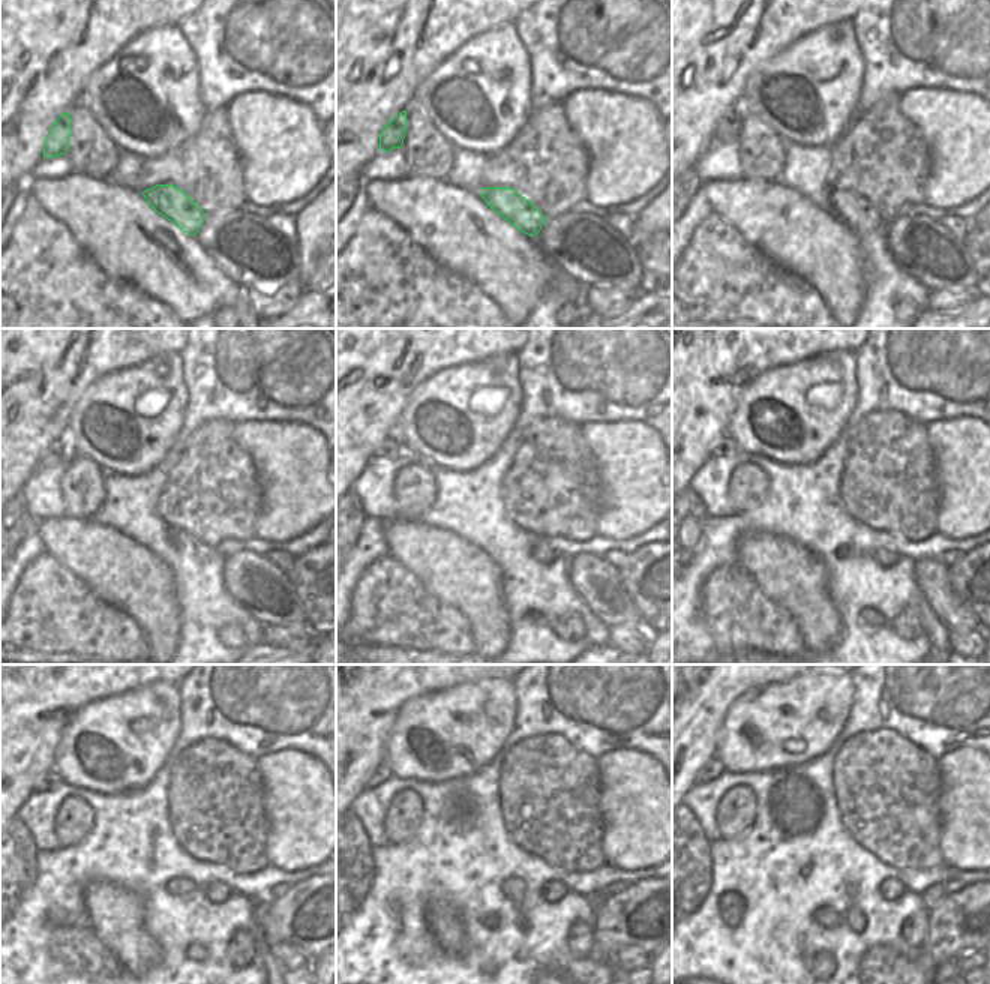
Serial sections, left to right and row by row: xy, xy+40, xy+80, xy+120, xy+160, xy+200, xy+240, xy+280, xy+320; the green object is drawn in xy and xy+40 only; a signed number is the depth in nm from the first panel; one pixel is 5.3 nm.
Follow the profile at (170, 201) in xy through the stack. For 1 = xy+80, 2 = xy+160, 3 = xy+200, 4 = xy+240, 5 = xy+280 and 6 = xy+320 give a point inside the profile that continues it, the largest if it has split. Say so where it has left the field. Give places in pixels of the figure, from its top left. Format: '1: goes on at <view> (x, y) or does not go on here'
1: goes on at xy+80 (858, 213)
2: goes on at xy+160 (540, 551)
3: goes on at xy+200 (884, 557)
4: goes on at xy+240 (216, 893)
5: goes on at xy+280 (552, 891)
6: goes on at xy+320 (891, 888)

